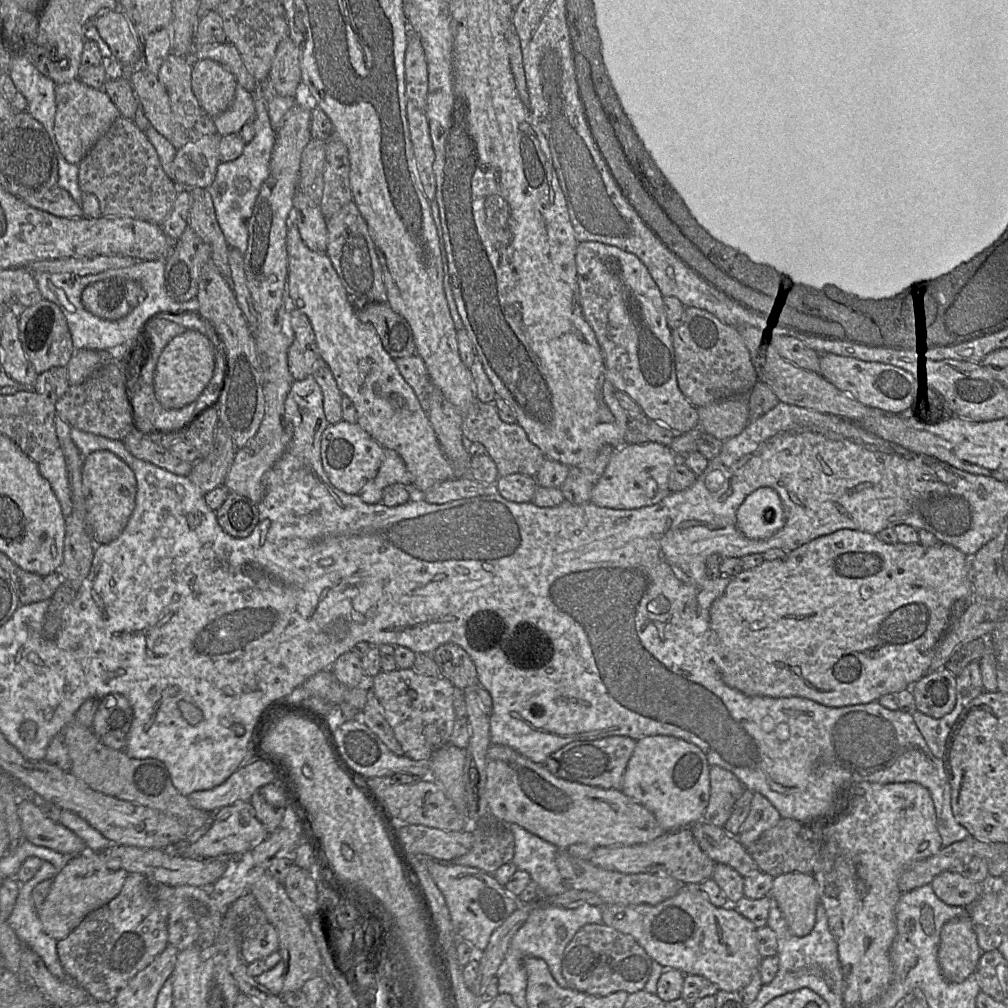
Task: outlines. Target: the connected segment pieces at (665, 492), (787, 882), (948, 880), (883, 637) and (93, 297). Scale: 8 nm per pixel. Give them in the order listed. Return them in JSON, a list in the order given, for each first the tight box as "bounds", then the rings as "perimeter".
[{"bounds":[591,442,680,509],"perimeter":[[[654,442],[625,443],[616,448],[602,476],[592,489],[591,503],[611,509],[639,509],[655,505],[671,493],[669,477],[678,461],[680,460],[666,445]]]},{"bounds":[769,872,820,937],"perimeter":[[[791,872],[777,876],[773,880],[769,896],[776,900],[789,931],[793,935],[804,937],[813,930],[816,923],[816,909],[820,904],[819,883],[813,874]]]},{"bounds":[930,871,983,907],"perimeter":[[[951,871],[940,873],[930,884],[936,896],[949,906],[969,907],[983,892],[983,884]]]},{"bounds":[710,529,974,707],"perimeter":[[[839,529],[787,551],[783,558],[770,560],[750,570],[742,570],[730,579],[725,592],[714,602],[710,611],[710,630],[713,637],[713,660],[723,682],[748,696],[770,698],[803,697],[829,707],[867,704],[886,694],[898,694],[910,689],[928,673],[935,650],[952,626],[963,615],[974,597],[971,585],[971,566],[968,557],[955,547],[938,543],[925,547],[917,544],[887,544],[876,535],[850,529]]]},{"bounds":[82,278,146,320],"perimeter":[[[112,278],[94,282],[82,292],[84,307],[105,320],[119,320],[144,301],[146,292],[133,280]]]}]

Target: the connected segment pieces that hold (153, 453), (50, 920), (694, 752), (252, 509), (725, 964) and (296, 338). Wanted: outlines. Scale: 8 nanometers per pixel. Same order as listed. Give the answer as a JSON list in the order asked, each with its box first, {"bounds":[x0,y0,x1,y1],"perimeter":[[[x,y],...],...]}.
[{"bounds":[122,429,193,476],"perimeter":[[[134,429],[122,441],[127,450],[136,458],[150,462],[169,472],[188,476],[193,464],[175,457],[167,448],[157,445],[149,439],[150,434],[143,434]]]},{"bounds":[37,850,129,941],"perimeter":[[[85,850],[72,856],[54,876],[49,893],[37,910],[44,932],[59,941],[66,938],[93,910],[105,905],[121,891],[129,873],[120,868],[112,870],[97,851]]]},{"bounds":[621,735,710,832],"perimeter":[[[654,735],[636,741],[628,761],[621,791],[642,804],[655,816],[665,832],[702,821],[710,797],[710,777],[706,755],[683,739]]]},{"bounds":[215,492,259,538],"perimeter":[[[230,492],[215,512],[221,528],[235,538],[249,536],[259,523],[257,504],[235,492]]]},{"bounds":[602,884,762,992],"perimeter":[[[686,884],[675,896],[657,905],[603,905],[602,923],[633,936],[647,954],[662,966],[673,967],[684,975],[704,976],[716,984],[719,990],[735,992],[747,986],[760,969],[762,956],[757,948],[756,926],[742,916],[734,905],[713,905],[699,889],[699,884]]]},{"bounds":[288,309,320,380],"perimeter":[[[293,309],[291,312],[293,341],[288,349],[288,365],[295,380],[304,380],[312,372],[320,357],[312,325],[306,315]]]}]

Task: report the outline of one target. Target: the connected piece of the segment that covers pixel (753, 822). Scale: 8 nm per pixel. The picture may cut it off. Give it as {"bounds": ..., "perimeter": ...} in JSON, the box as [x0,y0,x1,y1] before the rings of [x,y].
{"bounds":[736,792,781,848],"perimeter":[[[753,792],[749,814],[736,838],[746,848],[763,832],[774,827],[781,818],[777,809],[766,797],[759,792]]]}

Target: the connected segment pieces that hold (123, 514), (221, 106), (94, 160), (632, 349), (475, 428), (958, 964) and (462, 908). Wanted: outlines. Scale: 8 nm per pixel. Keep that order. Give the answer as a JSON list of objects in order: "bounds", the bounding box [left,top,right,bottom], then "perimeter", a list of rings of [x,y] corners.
[{"bounds":[82,450,136,545],"perimeter":[[[98,450],[89,454],[82,467],[85,525],[96,545],[107,544],[125,528],[135,506],[136,478],[133,470],[116,454]]]},{"bounds":[192,59,237,118],"perimeter":[[[193,59],[192,92],[200,106],[212,118],[226,111],[235,96],[237,81],[221,64],[211,59]]]},{"bounds":[78,116,180,225],"perimeter":[[[123,116],[92,146],[78,169],[81,191],[98,198],[100,212],[106,217],[130,217],[160,225],[172,209],[180,188],[163,170],[145,133]]]},{"bounds":[576,241,698,434],"perimeter":[[[588,241],[577,246],[576,270],[582,313],[595,333],[615,390],[633,399],[644,416],[677,434],[698,428],[697,408],[678,387],[663,296],[646,266],[632,253]]]},{"bounds":[462,400,546,477],"perimeter":[[[475,400],[462,423],[463,436],[471,442],[482,444],[497,466],[499,476],[523,474],[534,477],[546,460],[542,451],[531,443],[525,430],[518,424],[508,424],[501,420],[495,403]]]},{"bounds":[938,917,982,983],"perimeter":[[[971,917],[954,918],[943,925],[938,963],[947,981],[961,983],[966,980],[977,970],[982,953]]]},{"bounds":[428,859,518,952],"perimeter":[[[431,859],[428,861],[428,871],[445,898],[457,938],[472,944],[477,952],[483,952],[492,933],[518,907],[517,898],[510,895],[492,874],[475,867],[443,865],[440,861]]]}]

